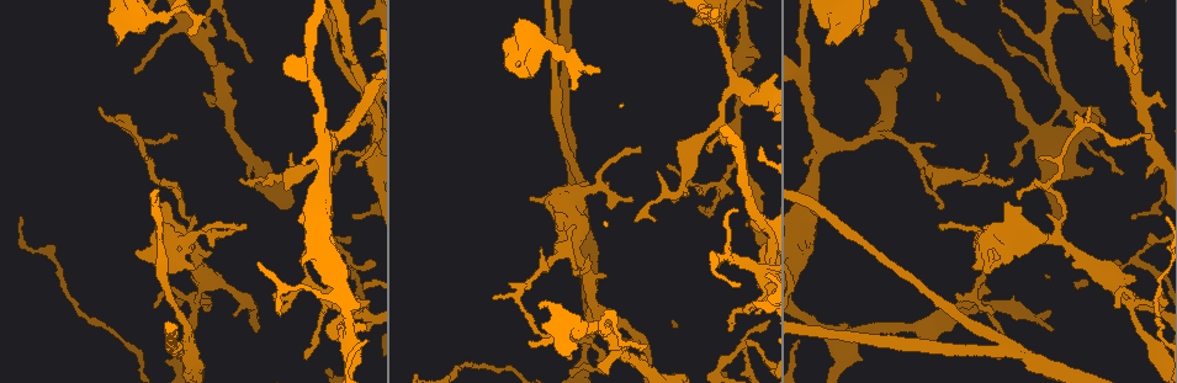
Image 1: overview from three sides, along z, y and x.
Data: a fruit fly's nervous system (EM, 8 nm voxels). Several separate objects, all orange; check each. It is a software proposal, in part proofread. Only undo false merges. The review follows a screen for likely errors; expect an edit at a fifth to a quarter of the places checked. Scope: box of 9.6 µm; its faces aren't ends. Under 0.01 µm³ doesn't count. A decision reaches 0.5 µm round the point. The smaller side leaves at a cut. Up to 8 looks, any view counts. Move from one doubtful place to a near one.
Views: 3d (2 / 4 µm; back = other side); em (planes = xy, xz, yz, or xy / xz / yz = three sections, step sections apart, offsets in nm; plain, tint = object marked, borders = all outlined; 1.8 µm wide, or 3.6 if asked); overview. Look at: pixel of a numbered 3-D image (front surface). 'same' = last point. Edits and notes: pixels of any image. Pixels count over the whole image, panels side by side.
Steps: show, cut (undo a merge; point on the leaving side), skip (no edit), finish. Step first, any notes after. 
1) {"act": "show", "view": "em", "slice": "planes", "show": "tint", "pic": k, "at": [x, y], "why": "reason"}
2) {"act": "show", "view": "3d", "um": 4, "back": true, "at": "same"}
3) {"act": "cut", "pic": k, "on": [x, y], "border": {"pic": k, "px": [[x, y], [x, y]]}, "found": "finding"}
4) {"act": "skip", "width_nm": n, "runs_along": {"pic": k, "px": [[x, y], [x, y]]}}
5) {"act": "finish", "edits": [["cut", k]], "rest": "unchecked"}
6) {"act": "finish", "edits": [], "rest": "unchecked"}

{"act": "show", "view": "em", "slice": "planes", "show": "borders", "pic": 1, "at": [726, 254], "why": "a fork"}

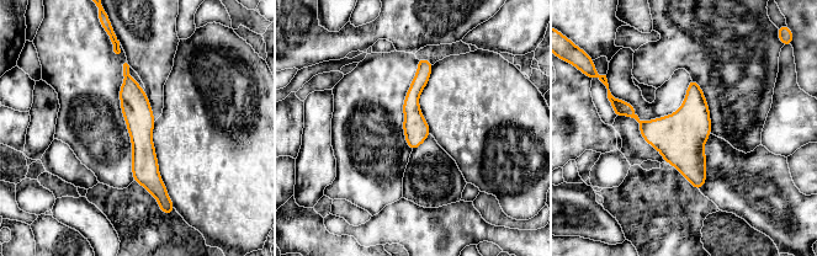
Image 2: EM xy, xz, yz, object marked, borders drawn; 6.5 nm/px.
{"act": "skip", "runs_along": {"pic": 2, "px": [[126, 68], [146, 172], [163, 197]]}, "found": "all the same neuron"}

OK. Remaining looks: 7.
{"act": "show", "view": "3d", "um": 4, "back": true, "pic": 1, "at": [196, 305], "why": "abrupt turn"}

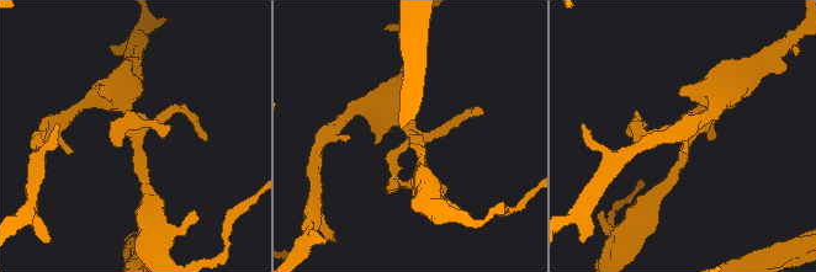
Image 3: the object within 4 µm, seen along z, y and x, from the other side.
{"act": "show", "view": "em", "slice": "planes", "show": "plain", "pic": 3, "at": [413, 136], "arms": 4, "why": "shape alone is not enough"}

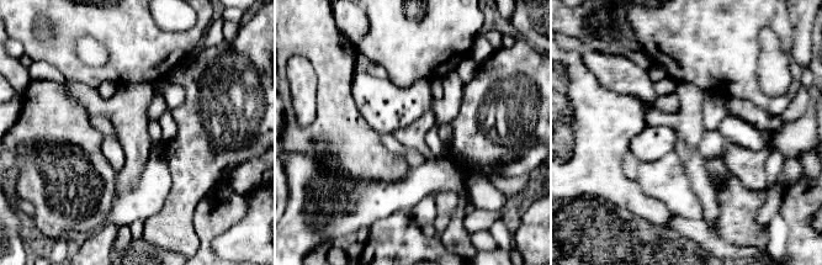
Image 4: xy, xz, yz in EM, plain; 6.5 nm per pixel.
{"act": "show", "view": "em", "slice": "planes", "show": "tint", "at": "same"}

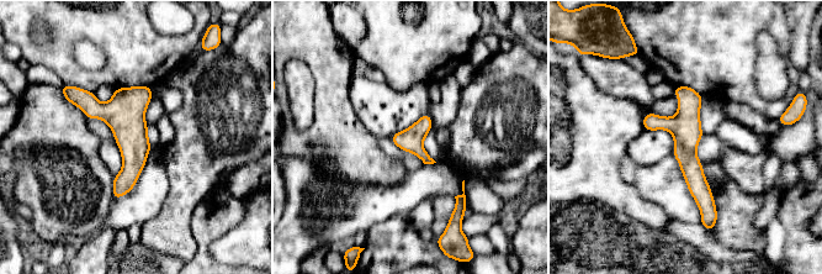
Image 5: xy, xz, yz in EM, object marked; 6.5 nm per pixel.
{"act": "skip", "width_nm": 160, "found": "continuous, no second neuron"}

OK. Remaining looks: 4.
{"act": "show", "view": "em", "slice": "planes", "show": "borders", "pic": 1, "at": [597, 188], "why": "arms part here"}

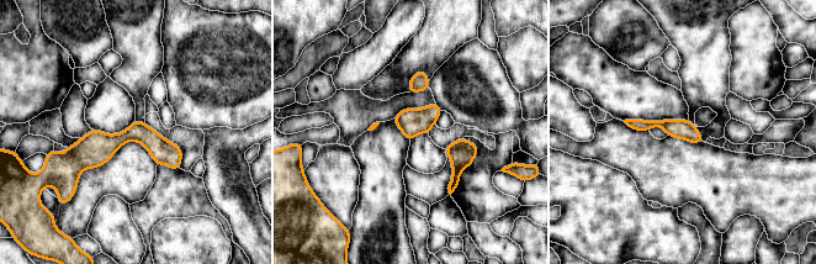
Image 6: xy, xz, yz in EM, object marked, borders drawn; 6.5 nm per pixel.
{"act": "skip", "width_nm": 130, "runs_along": {"pic": 6, "px": [[179, 154], [125, 136], [65, 156]]}, "found": "one neuron here"}

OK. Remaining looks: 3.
{"act": "finish", "edits": [], "rest": "unchecked"}

